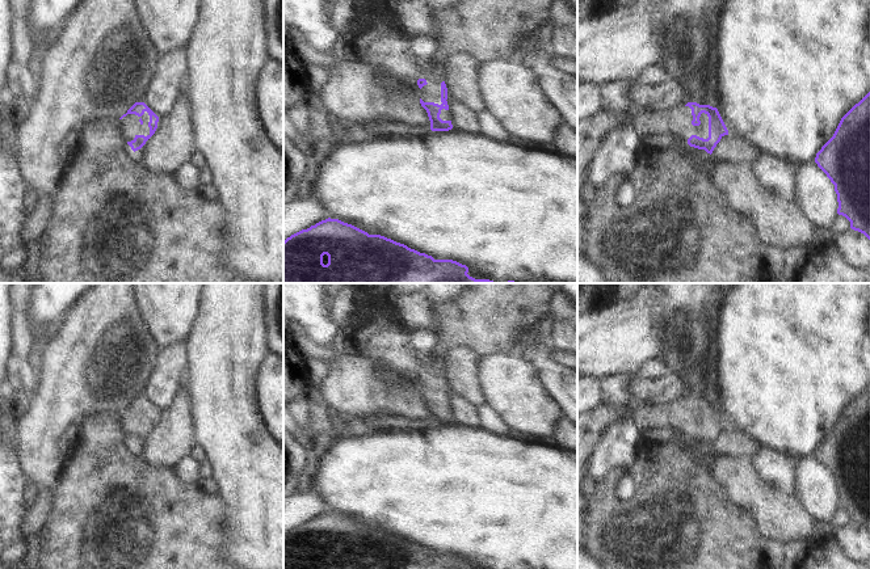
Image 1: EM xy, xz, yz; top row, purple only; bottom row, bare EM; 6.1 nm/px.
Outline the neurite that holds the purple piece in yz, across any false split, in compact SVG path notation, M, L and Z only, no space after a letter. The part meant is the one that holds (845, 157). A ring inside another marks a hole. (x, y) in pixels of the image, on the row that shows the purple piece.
M870 92L841 118L815 163L835 185L837 214L870 240Z

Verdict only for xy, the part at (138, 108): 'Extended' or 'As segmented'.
Extended.

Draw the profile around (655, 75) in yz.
M652 66L639 76L639 81L644 87L657 87L665 84L668 80L668 71L663 66Z

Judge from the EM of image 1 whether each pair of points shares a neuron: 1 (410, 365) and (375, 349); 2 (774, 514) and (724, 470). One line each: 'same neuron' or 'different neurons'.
1: same neuron
2: same neuron

